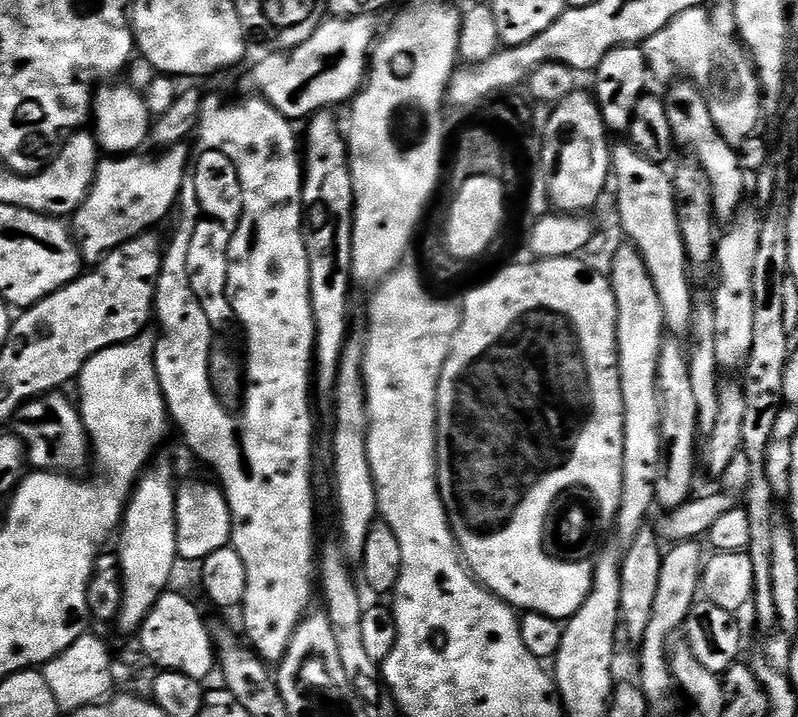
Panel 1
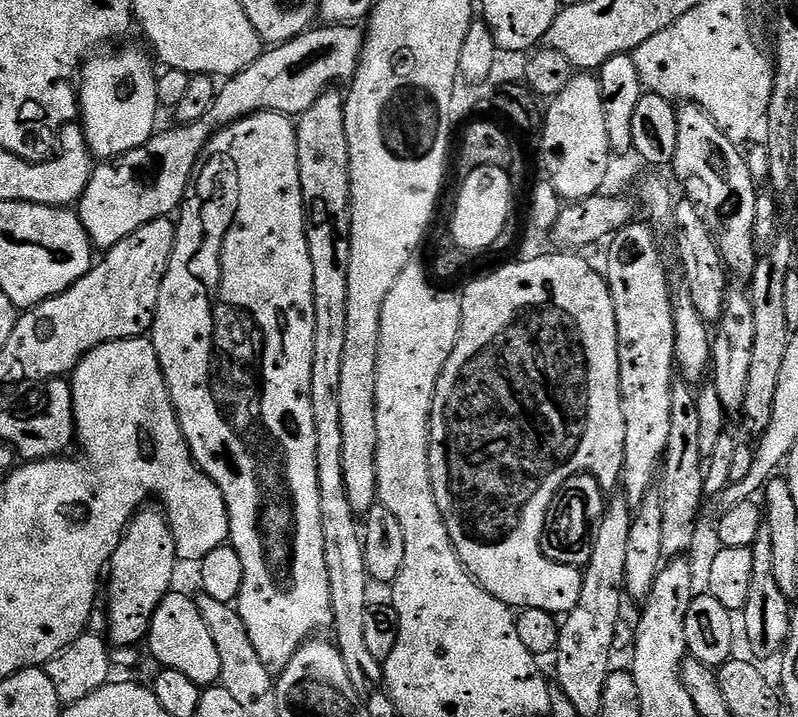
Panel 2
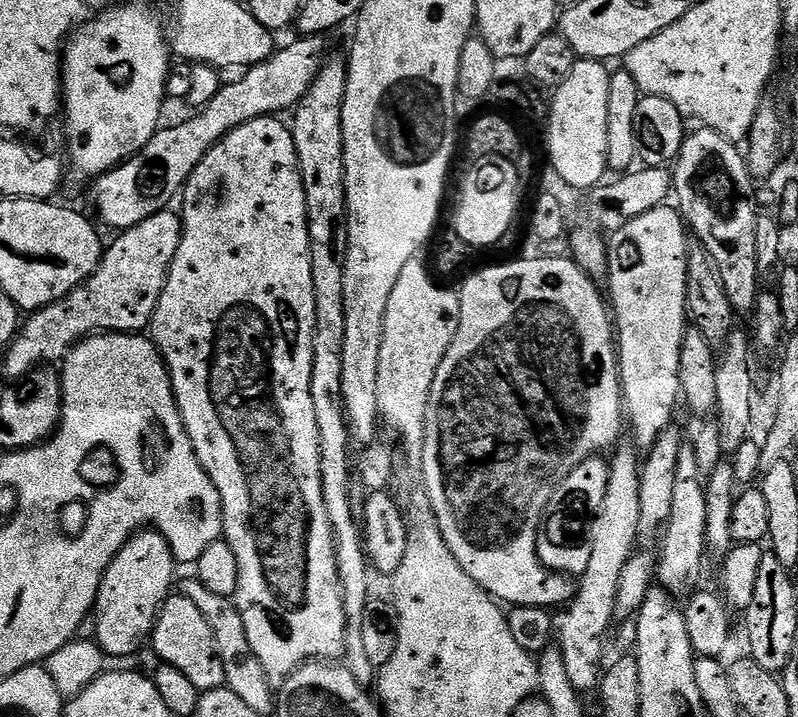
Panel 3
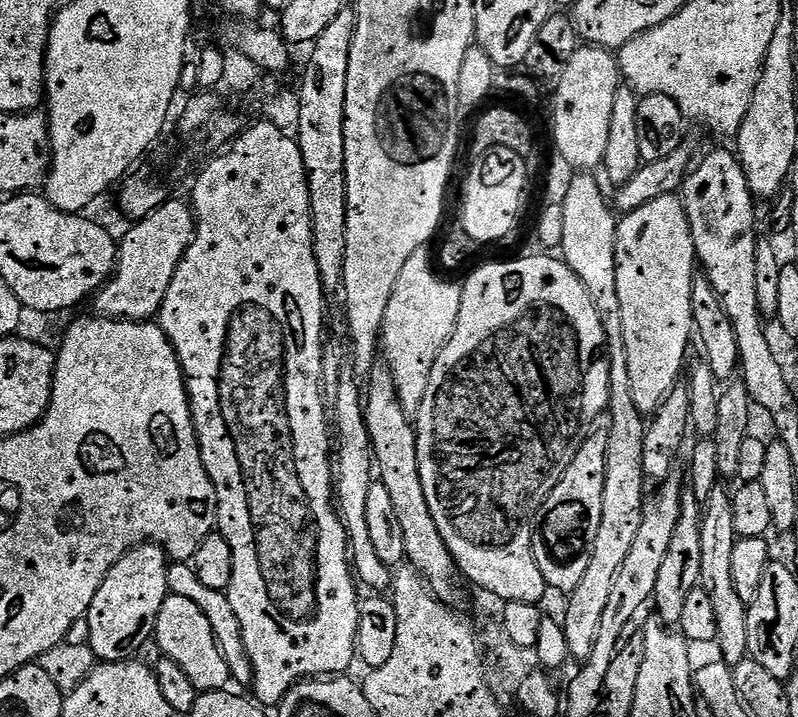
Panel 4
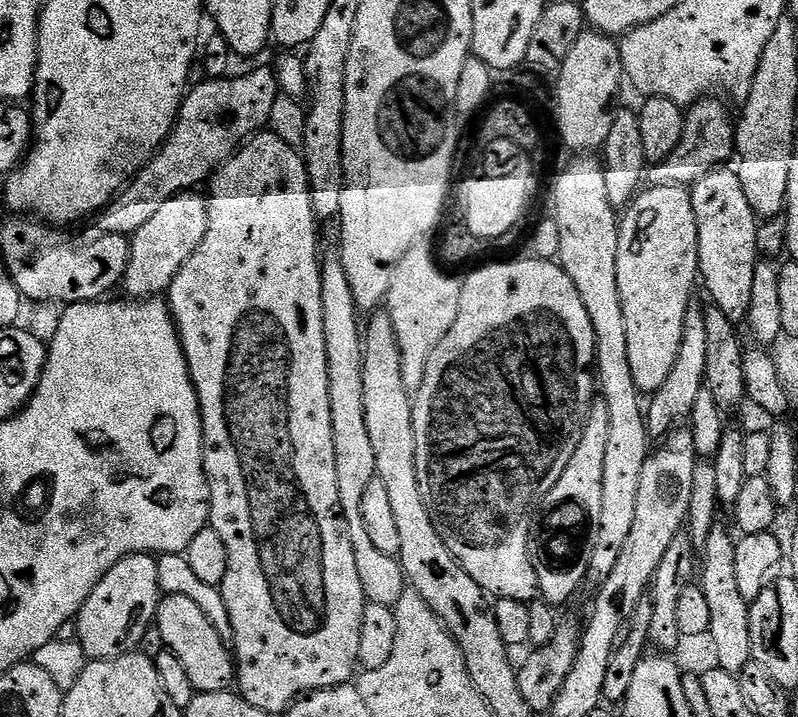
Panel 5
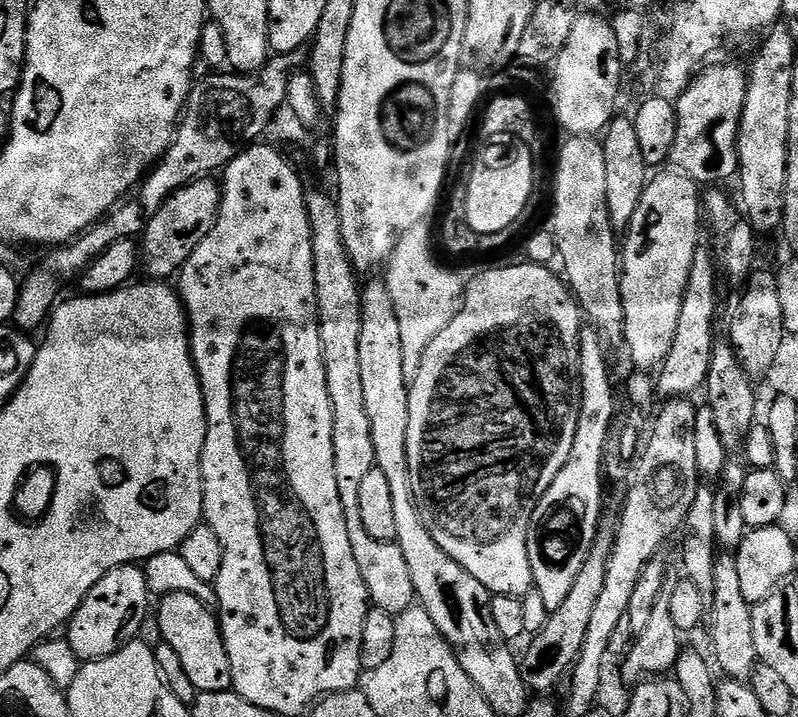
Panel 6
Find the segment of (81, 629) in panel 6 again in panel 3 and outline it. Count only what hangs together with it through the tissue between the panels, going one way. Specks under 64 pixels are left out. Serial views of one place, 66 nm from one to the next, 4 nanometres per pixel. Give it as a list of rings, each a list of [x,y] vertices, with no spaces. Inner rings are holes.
[[[141,530],[122,546],[114,562],[110,562],[96,595],[94,639],[105,657],[132,656],[149,643],[160,608],[173,591],[172,575],[176,571],[177,562],[161,532]]]

